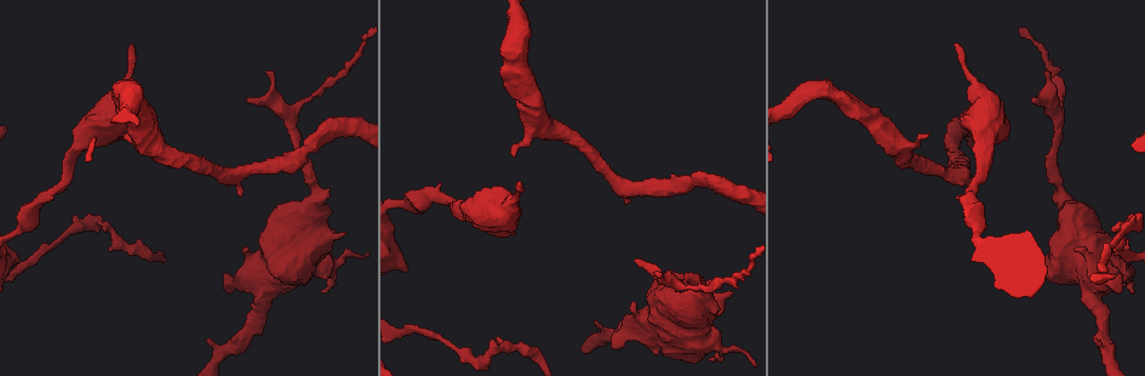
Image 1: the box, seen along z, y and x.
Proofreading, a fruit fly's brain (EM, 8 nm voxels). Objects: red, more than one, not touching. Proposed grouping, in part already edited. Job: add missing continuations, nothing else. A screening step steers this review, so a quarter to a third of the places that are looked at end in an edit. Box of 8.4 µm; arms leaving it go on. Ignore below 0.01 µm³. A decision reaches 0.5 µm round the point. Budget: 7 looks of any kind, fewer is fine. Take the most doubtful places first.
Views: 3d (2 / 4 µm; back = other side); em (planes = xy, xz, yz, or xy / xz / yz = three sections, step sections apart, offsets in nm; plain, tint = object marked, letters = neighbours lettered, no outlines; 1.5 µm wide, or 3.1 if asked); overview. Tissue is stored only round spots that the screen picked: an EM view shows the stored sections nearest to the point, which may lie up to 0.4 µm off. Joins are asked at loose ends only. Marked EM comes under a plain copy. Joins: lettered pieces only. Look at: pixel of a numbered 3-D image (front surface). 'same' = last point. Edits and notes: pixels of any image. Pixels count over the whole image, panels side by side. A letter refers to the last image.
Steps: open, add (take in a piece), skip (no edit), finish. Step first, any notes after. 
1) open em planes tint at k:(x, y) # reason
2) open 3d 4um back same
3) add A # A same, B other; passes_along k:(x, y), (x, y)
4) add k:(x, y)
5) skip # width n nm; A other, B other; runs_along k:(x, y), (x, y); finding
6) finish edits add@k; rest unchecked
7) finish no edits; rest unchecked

open em xy step 8 letters at 1:(17, 261) # long arm stops here

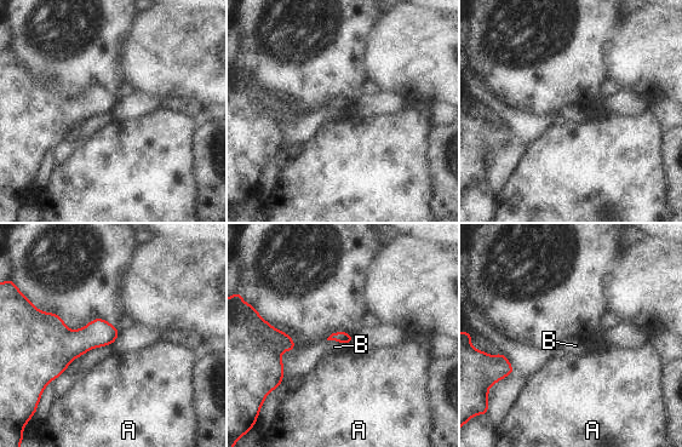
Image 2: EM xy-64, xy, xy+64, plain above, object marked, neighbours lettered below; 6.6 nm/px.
open em planes letters same # another direction

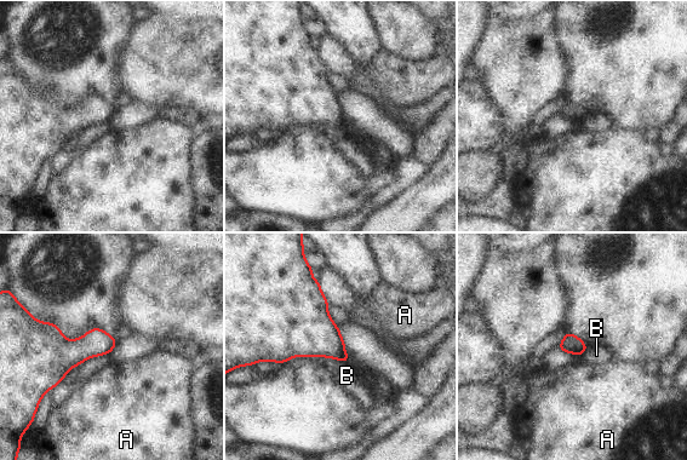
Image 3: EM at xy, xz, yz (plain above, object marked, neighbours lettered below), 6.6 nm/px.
skip # A other, B other; border 3:(325, 357), (349, 362); none of them fits

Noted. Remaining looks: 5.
open em planes letters at 1:(626, 203) # an open end

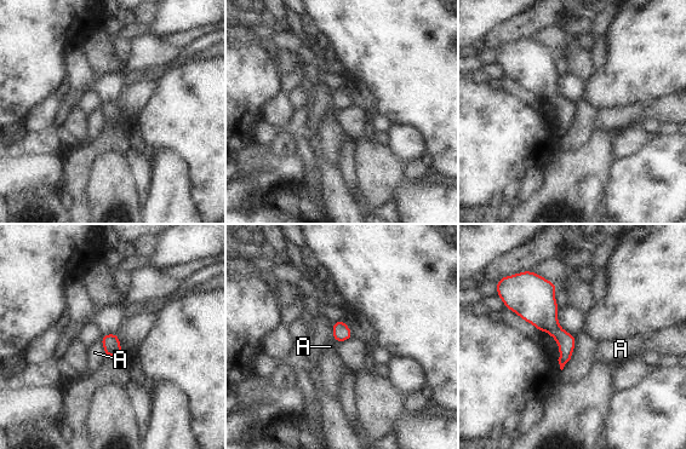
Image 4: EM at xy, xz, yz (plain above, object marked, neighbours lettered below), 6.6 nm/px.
skip # A other; no lettered piece goes on from it

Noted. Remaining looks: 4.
open em xz step 4 tint at 1:(955, 44) # branch stops here

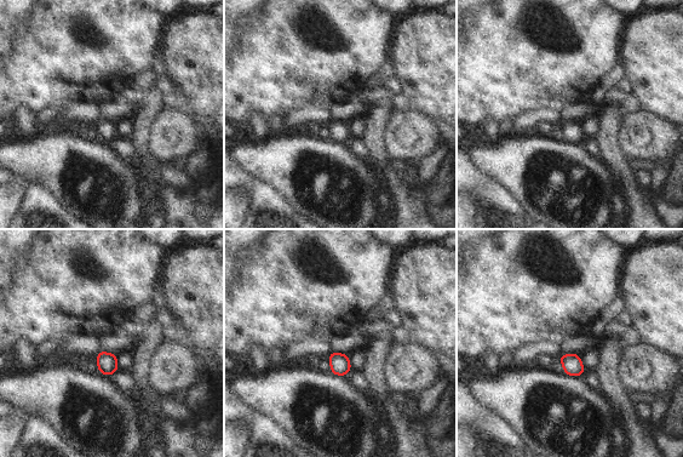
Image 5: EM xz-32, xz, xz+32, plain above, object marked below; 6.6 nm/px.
open em xy step 8 letters same

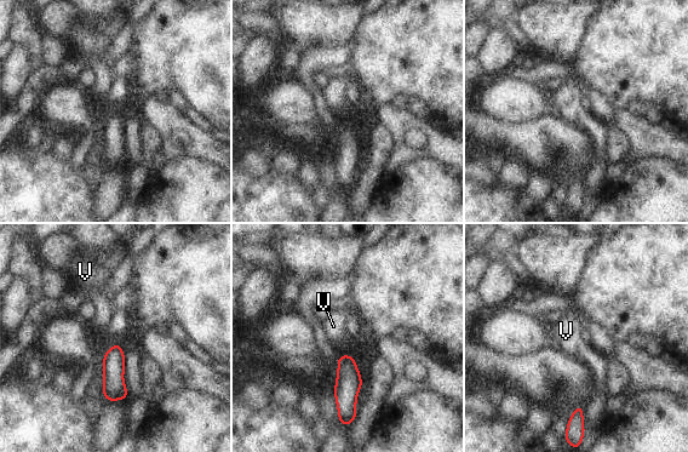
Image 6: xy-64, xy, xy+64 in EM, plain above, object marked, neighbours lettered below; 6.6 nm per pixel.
skip # longest_contact V 260 nm; V other; border 6:(338, 355), (354, 359), (362, 384); no lettered piece goes on from it

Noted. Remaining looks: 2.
finish no edits; rest unchecked

